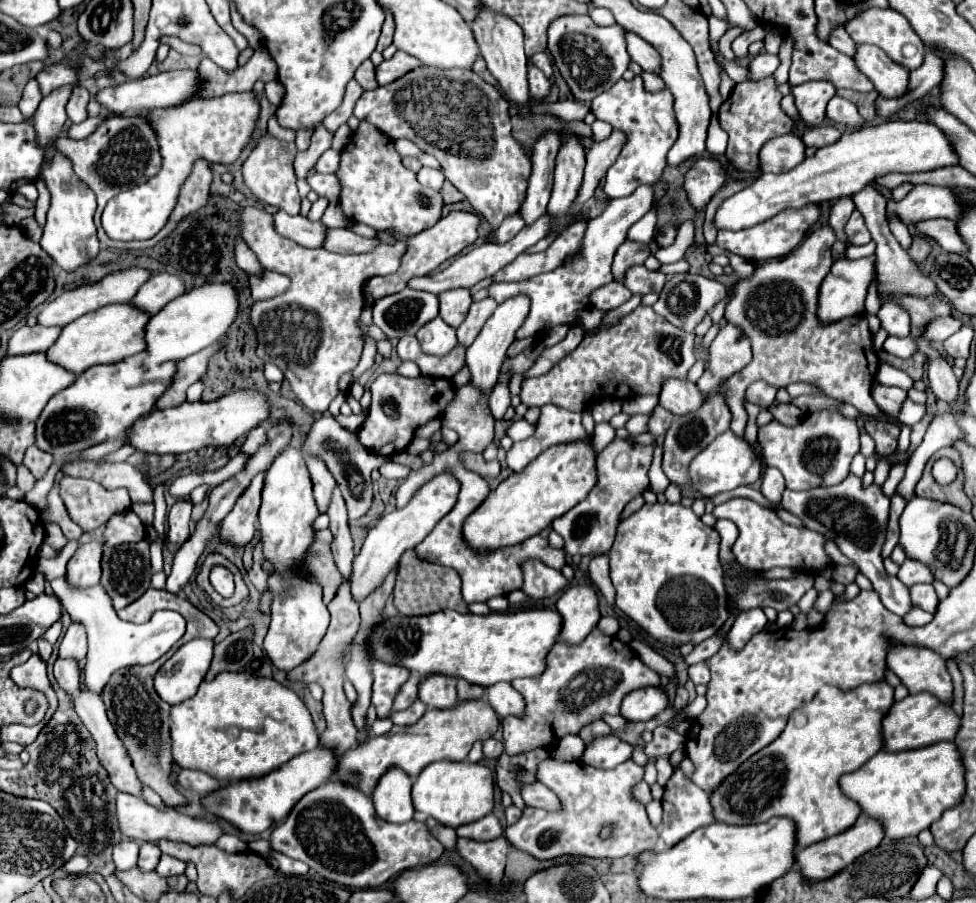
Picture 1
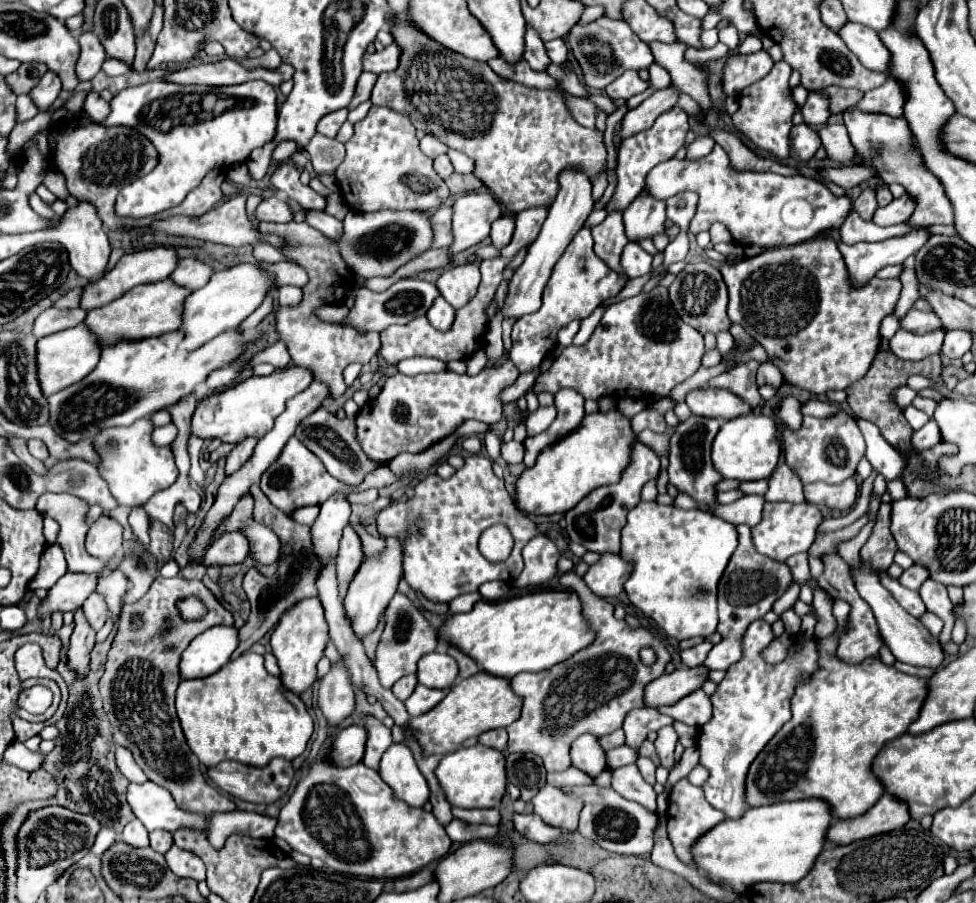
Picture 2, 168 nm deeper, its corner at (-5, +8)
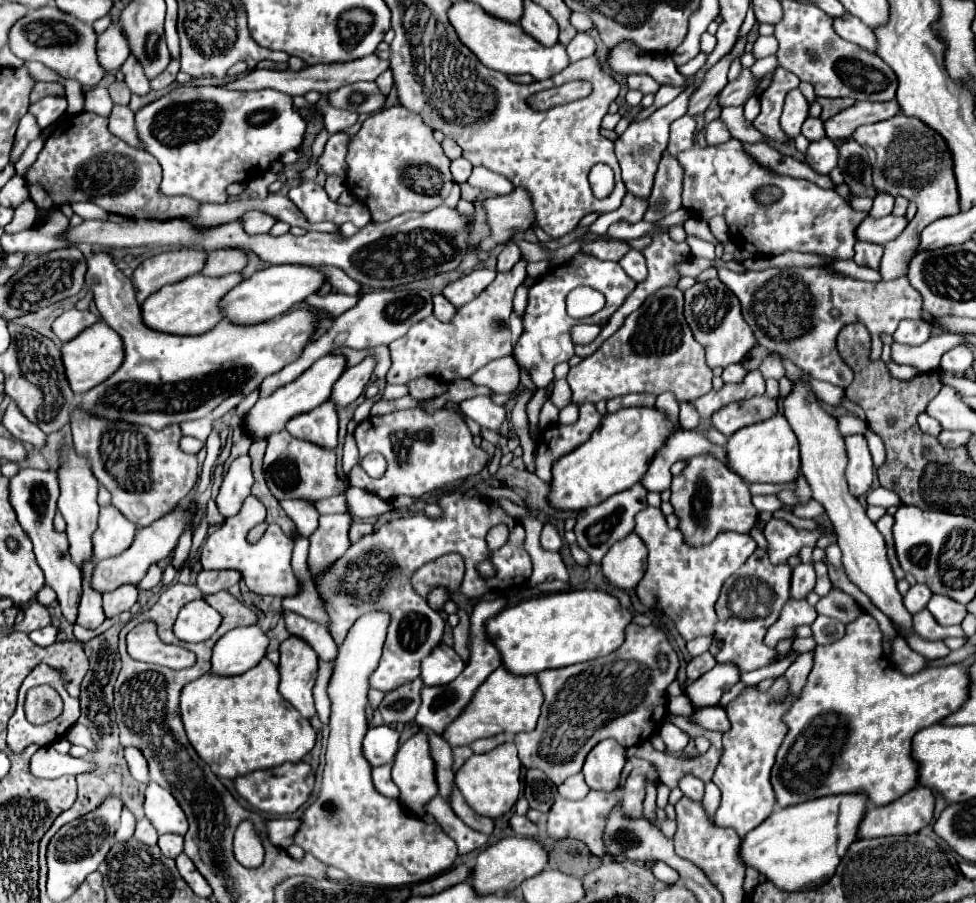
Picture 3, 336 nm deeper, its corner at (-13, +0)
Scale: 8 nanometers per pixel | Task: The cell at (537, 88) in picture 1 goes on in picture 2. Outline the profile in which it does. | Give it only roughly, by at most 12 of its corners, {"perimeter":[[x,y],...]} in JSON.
{"perimeter":[[527,27],[525,61],[533,71],[547,71],[551,63],[537,31]]}

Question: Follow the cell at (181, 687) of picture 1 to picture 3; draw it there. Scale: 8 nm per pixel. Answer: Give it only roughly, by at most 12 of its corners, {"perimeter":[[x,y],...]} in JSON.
{"perimeter":[[257,627],[229,631],[213,649],[217,675],[241,675],[269,647]]}

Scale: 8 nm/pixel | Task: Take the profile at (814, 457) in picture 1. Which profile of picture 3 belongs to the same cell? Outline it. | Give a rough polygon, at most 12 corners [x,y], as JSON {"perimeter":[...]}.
{"perimeter":[[863,435],[845,437],[849,491],[861,497],[873,485],[873,461]]}

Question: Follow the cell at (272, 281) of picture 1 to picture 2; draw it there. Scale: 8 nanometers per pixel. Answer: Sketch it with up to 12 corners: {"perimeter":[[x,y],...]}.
{"perimeter":[[285,285],[277,291],[281,305],[297,305],[301,289]]}

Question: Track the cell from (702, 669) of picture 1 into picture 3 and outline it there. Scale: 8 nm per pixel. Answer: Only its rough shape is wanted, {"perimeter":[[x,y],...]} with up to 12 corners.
{"perimeter":[[757,549],[721,589],[715,659],[773,663],[763,635],[789,599],[791,567]]}

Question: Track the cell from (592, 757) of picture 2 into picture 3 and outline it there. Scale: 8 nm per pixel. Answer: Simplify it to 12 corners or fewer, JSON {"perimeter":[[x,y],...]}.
{"perimeter":[[601,741],[583,775],[589,789],[613,791],[625,765],[625,747]]}

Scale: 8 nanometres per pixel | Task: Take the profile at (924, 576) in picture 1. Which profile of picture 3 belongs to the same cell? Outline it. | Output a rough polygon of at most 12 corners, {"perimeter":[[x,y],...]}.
{"perimeter":[[917,583],[903,597],[911,615],[927,607],[929,587]]}

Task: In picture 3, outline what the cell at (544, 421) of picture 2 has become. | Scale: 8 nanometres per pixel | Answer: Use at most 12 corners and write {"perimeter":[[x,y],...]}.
{"perimeter":[[567,405],[559,413],[559,423],[575,423],[579,405]]}

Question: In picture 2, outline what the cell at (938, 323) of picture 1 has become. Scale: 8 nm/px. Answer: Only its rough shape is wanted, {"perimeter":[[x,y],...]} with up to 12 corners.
{"perimeter":[[911,309],[901,327],[913,333],[943,329],[933,311]]}

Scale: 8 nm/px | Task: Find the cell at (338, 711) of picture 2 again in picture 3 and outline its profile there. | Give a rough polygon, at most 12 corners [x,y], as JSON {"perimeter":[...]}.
{"perimeter":[[389,617],[357,619],[329,683],[323,789],[295,845],[353,881],[449,869],[437,823],[381,797],[363,757]]}

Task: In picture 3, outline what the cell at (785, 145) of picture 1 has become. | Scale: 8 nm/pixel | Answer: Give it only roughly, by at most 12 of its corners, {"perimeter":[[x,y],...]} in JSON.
{"perimeter":[[827,137],[811,143],[805,163],[821,175],[837,167],[839,149]]}

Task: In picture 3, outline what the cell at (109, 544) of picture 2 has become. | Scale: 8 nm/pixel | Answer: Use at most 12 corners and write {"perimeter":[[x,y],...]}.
{"perimeter":[[113,505],[101,507],[93,533],[97,559],[123,553],[135,525]]}

